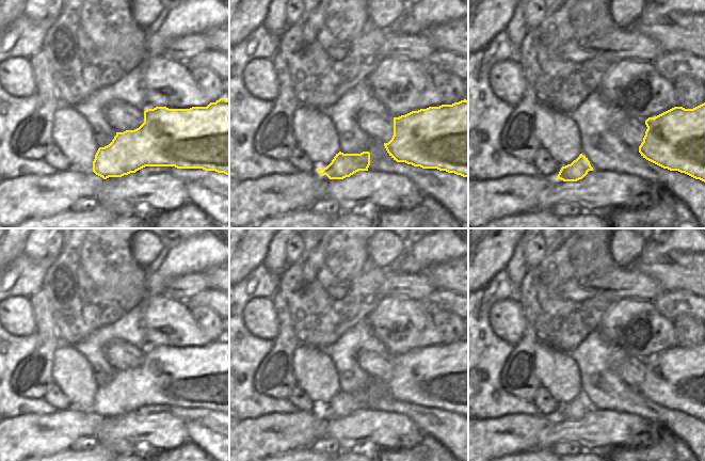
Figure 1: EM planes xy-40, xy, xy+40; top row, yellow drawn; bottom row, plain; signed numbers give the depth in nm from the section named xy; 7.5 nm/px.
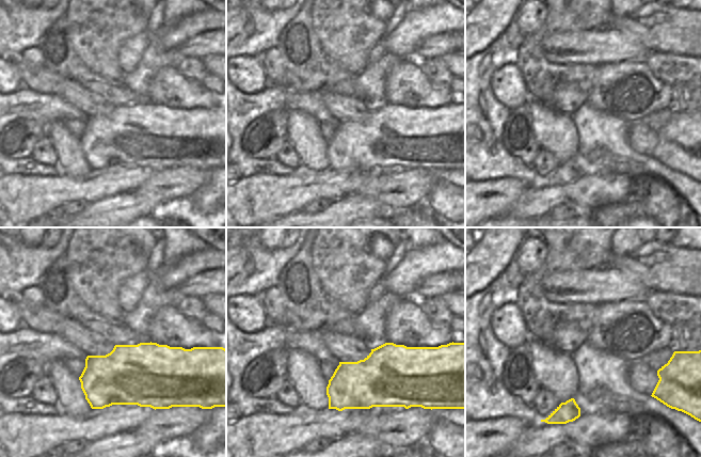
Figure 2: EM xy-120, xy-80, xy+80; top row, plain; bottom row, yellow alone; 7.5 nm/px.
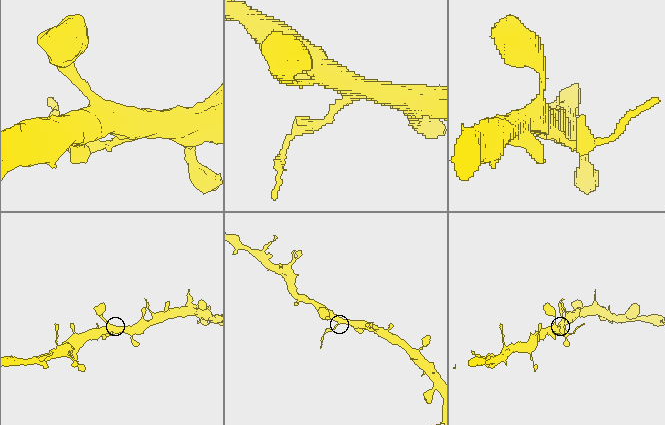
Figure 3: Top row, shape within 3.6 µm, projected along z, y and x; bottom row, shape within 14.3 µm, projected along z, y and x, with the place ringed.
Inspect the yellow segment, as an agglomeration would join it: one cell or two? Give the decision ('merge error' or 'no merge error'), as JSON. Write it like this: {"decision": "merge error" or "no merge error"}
{"decision": "merge error"}

